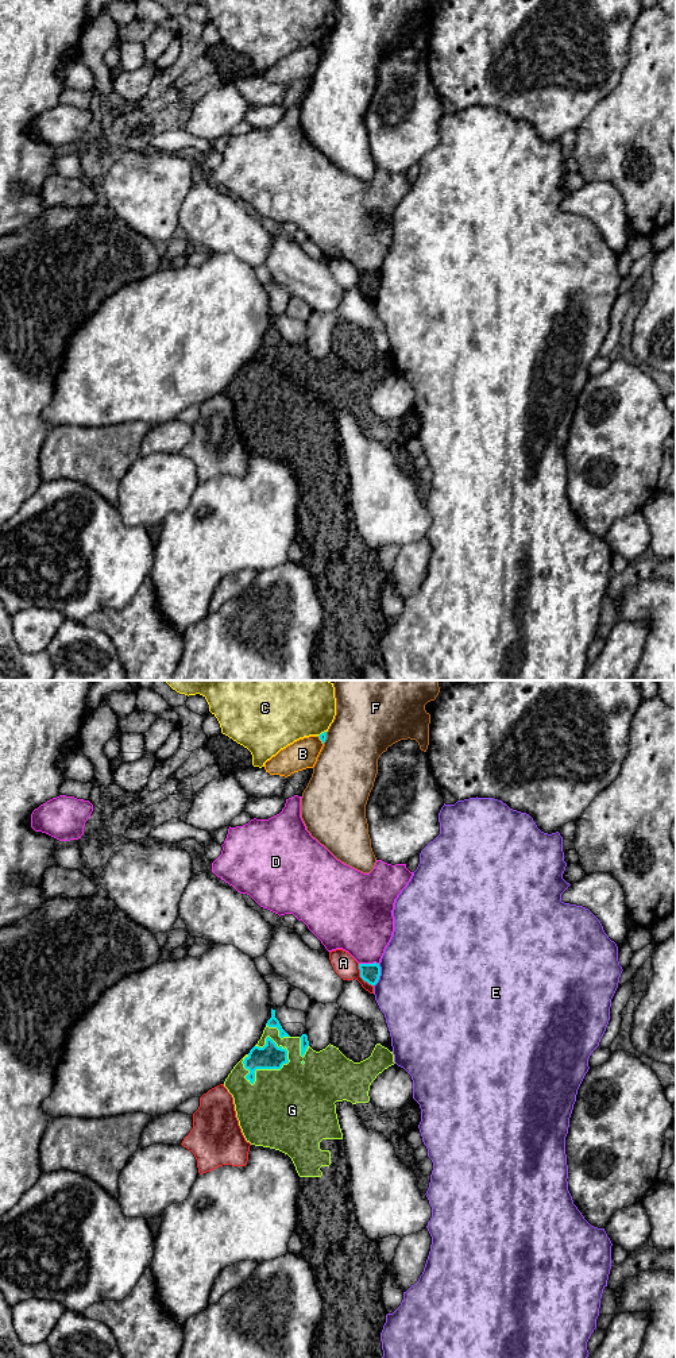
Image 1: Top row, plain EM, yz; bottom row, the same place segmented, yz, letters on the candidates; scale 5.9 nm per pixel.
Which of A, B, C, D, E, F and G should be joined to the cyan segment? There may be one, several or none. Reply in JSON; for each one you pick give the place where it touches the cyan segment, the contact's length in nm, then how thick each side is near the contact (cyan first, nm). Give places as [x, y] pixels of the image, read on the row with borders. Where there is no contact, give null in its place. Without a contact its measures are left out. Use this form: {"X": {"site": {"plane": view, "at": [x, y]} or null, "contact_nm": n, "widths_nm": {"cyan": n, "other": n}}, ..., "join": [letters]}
{"G": {"site": {"plane": "yz", "at": [279, 1068]}, "contact_nm": 320, "widths_nm": {"cyan": 150, "other": 500}}, "join": ["G"]}

